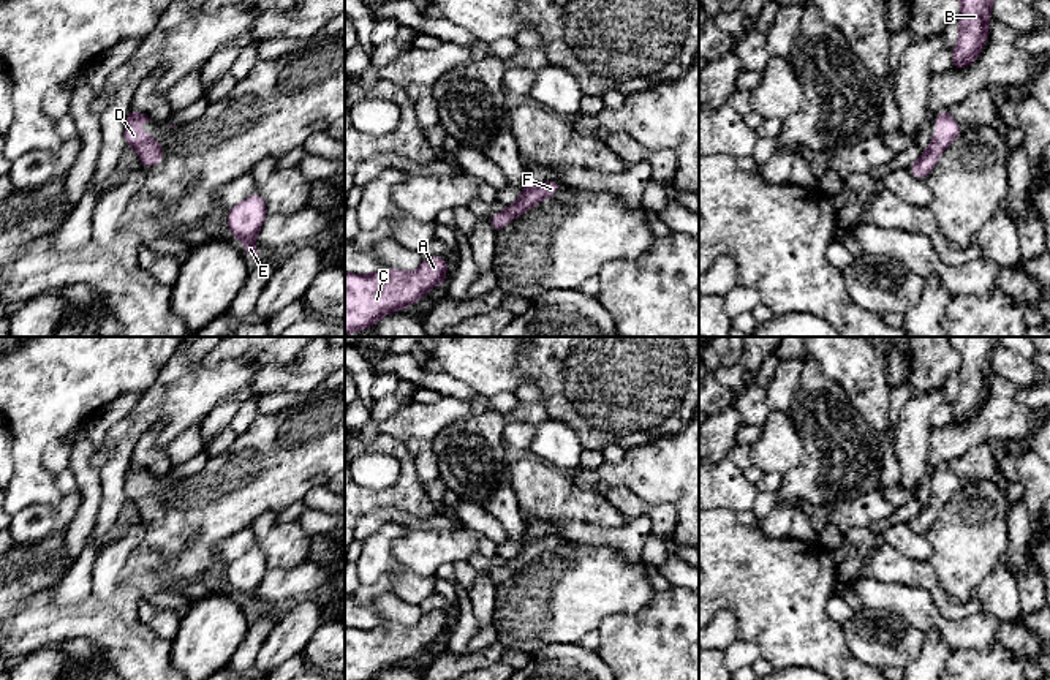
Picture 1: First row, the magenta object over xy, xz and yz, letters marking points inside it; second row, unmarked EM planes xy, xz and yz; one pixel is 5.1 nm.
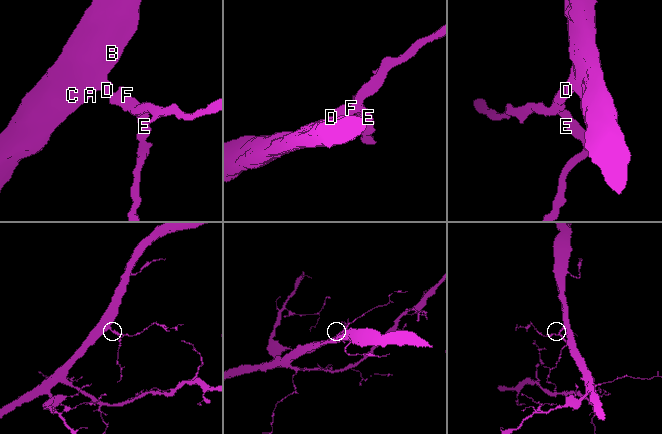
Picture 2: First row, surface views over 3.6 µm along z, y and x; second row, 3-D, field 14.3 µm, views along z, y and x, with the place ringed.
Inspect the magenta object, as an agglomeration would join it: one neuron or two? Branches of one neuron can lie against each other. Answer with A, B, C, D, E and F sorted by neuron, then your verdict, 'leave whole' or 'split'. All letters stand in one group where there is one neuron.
A B C D E F | leave whole

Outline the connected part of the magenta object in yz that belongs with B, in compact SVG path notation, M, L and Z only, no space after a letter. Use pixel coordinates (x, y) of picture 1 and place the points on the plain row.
M949 337L949 342L961 357L960 391L952 403L952 422L961 424L973 419L988 394L990 365L999 337Z

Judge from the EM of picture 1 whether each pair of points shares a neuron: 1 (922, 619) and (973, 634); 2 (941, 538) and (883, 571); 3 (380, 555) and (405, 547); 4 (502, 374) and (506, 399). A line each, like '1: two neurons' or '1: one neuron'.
1: one neuron
2: two neurons
3: two neurons
4: two neurons

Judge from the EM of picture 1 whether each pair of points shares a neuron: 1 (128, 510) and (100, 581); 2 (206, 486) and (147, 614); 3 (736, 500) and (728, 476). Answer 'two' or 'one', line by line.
1: one
2: two
3: one

